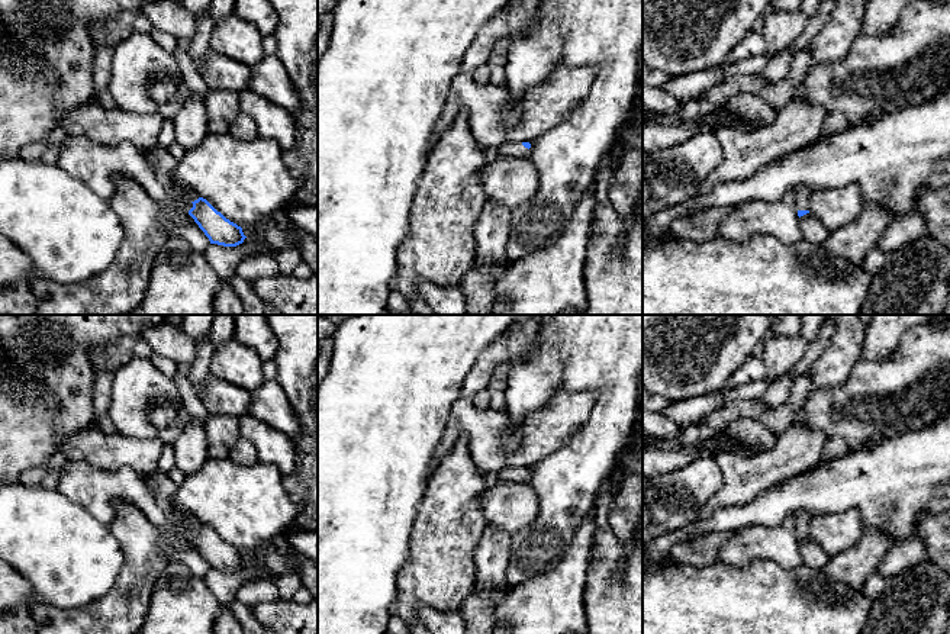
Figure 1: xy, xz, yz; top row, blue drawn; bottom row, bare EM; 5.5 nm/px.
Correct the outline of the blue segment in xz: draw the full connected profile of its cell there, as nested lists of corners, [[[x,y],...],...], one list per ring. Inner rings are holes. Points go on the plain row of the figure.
[[[529,467],[506,469],[506,470],[497,472],[499,483],[505,483],[505,482],[526,483],[526,480],[529,479],[529,473],[531,473]]]

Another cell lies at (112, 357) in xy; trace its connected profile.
[[[119,337],[106,347],[96,347],[90,353],[94,373],[102,370],[119,371],[133,358],[151,358],[154,351],[141,337]]]

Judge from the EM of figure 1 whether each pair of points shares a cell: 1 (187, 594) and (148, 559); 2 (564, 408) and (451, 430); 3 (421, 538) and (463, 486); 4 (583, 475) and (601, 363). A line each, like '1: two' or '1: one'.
1: two
2: one
3: one
4: one

